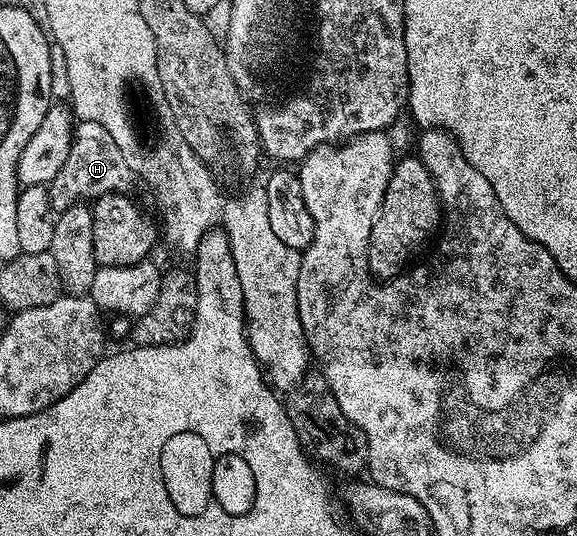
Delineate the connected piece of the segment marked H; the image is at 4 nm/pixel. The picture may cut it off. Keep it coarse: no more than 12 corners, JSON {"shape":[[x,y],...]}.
{"shape":[[97,121],[74,124],[51,210],[127,193],[133,176]]}

